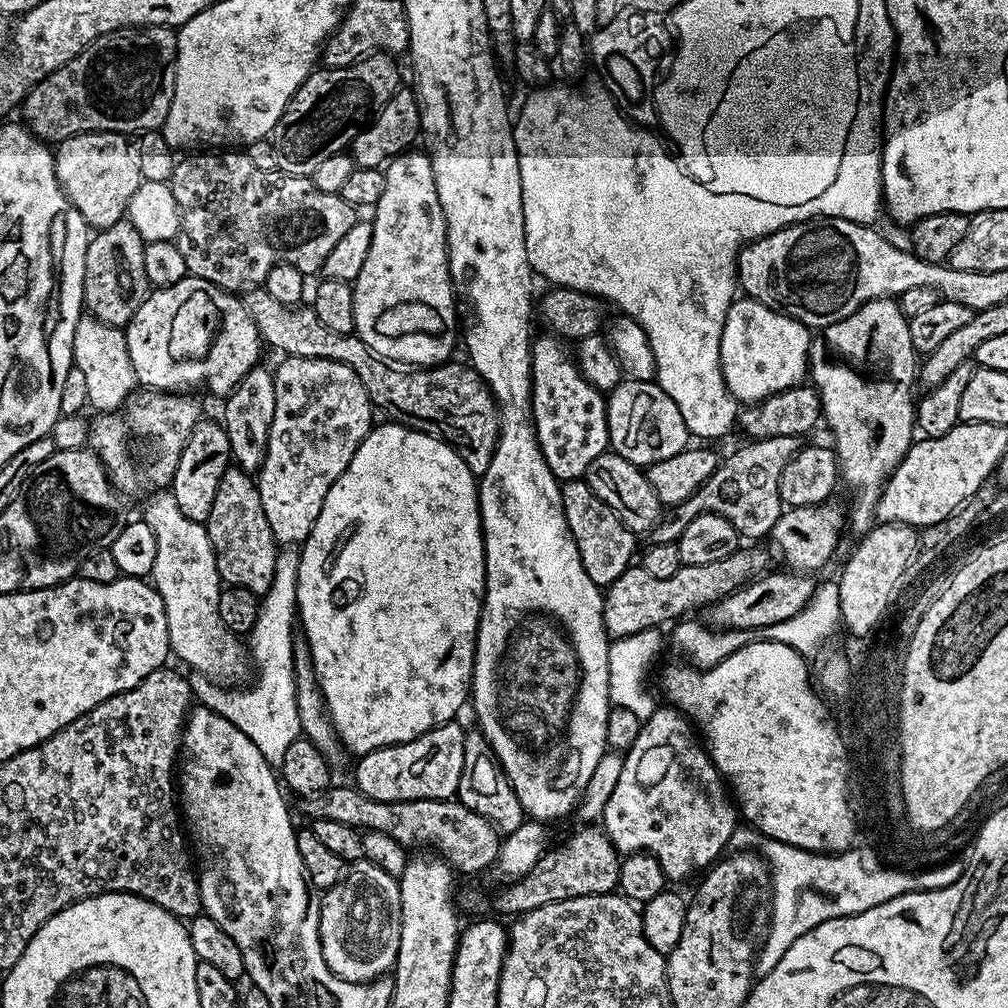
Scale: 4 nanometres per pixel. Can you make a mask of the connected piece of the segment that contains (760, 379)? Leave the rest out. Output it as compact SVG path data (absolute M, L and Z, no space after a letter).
M733 299L720 339L720 369L732 399L747 406L787 388L803 385L810 372L810 353L814 347L812 336L807 326L790 318L783 310L771 308L757 300Z

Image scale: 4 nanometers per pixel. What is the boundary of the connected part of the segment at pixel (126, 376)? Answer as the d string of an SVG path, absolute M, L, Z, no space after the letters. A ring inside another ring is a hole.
M87 314L81 315L74 330L72 363L86 377L87 403L92 408L96 407L97 413L115 412L116 409L123 408L124 401L137 391L138 383L127 350L124 328L115 328Z

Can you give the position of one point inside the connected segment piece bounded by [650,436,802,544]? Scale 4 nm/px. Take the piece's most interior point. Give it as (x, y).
(745, 488)

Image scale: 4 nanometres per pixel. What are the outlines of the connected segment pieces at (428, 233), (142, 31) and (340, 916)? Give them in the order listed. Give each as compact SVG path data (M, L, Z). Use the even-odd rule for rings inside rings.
M409 150L388 161L383 169L386 190L378 198L371 213L374 238L362 266L362 274L354 282L355 335L370 350L400 366L442 364L458 348L458 313L448 269L448 227L434 186L434 170L427 151Z
M163 26L120 28L99 36L73 60L31 88L22 101L23 123L33 136L45 142L59 142L83 132L143 134L159 129L168 116L176 89L176 38L177 33L173 29Z
M366 859L357 860L337 884L323 889L318 900L318 934L322 958L338 978L355 984L391 973L400 941L400 881Z

